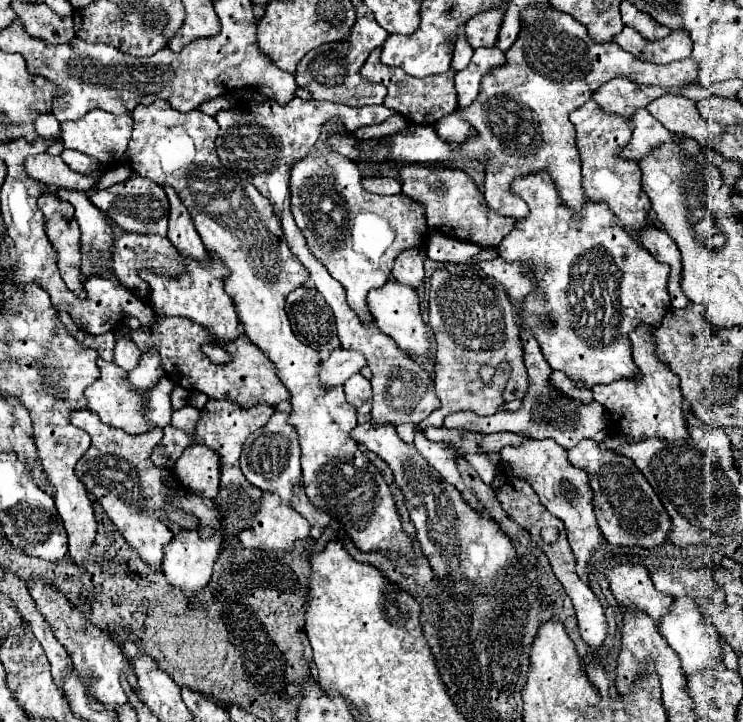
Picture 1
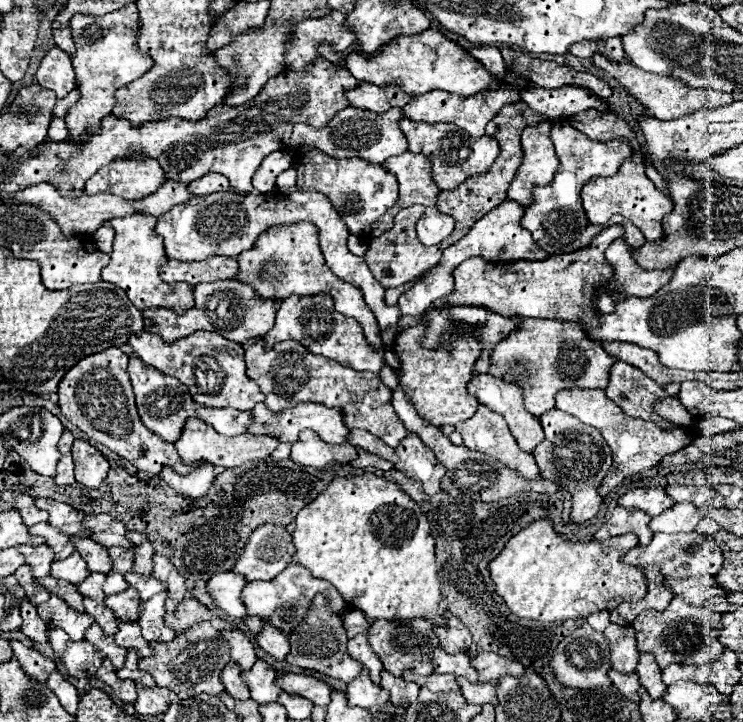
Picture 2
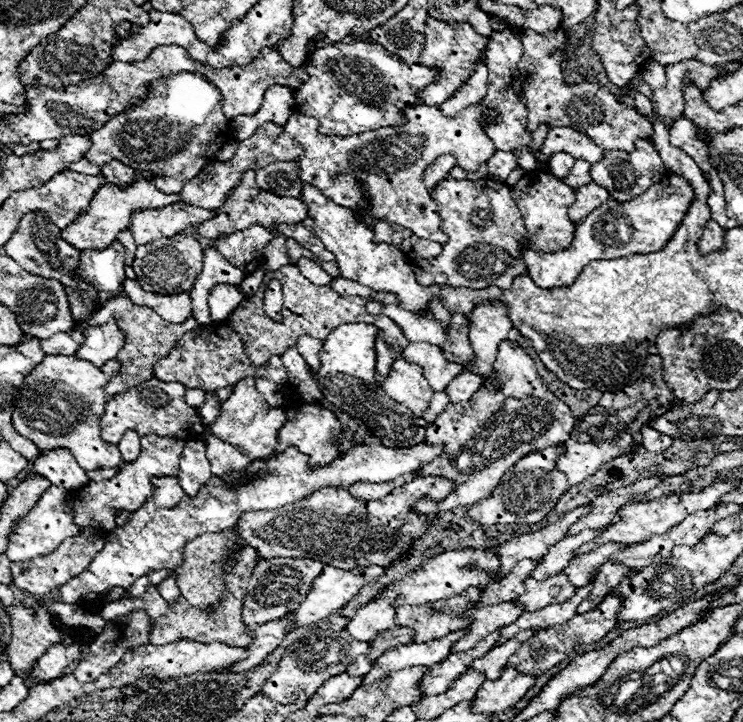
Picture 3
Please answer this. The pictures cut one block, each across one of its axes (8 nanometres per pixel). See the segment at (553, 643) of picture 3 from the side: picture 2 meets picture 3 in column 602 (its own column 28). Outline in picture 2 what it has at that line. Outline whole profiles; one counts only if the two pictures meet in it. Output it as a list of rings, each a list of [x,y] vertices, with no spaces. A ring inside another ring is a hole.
[[[24,600],[22,606],[20,606],[20,614],[22,614],[22,620],[24,620],[22,626],[20,626],[20,630],[22,630],[28,638],[32,638],[34,642],[48,642],[46,622],[38,616],[36,606],[30,604],[28,600]]]

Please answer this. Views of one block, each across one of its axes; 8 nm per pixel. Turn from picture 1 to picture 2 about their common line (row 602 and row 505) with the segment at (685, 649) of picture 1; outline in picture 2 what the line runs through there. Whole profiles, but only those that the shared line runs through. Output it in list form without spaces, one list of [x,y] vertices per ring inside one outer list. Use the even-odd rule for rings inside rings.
[[[680,502],[674,504],[672,508],[668,508],[666,512],[662,512],[660,516],[654,516],[650,520],[650,528],[654,532],[692,532],[694,528],[698,528],[702,520],[702,514],[698,512],[698,508],[690,502]]]

